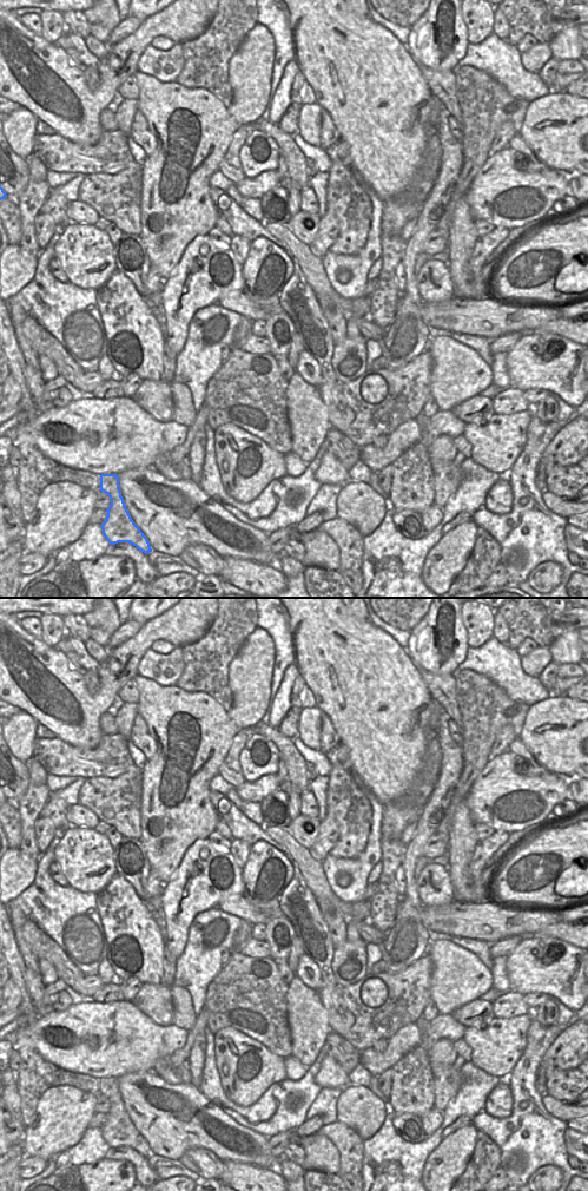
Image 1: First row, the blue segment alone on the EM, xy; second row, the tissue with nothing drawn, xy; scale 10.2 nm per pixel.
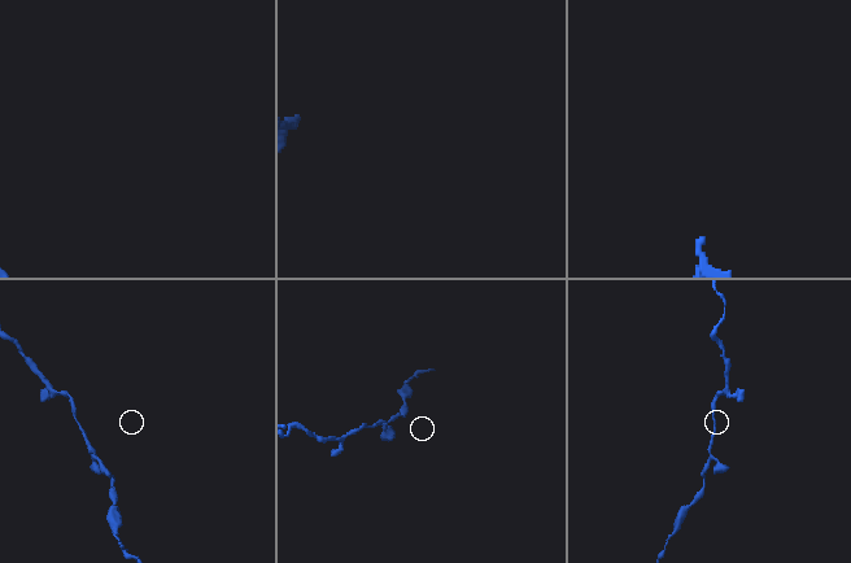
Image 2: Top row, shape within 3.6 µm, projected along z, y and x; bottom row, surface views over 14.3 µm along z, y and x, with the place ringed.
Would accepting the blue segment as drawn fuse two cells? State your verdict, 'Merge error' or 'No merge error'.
No merge error.

